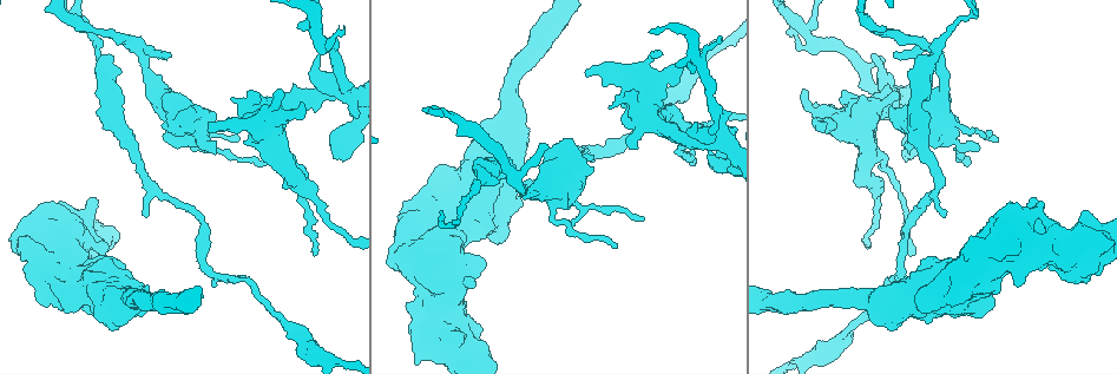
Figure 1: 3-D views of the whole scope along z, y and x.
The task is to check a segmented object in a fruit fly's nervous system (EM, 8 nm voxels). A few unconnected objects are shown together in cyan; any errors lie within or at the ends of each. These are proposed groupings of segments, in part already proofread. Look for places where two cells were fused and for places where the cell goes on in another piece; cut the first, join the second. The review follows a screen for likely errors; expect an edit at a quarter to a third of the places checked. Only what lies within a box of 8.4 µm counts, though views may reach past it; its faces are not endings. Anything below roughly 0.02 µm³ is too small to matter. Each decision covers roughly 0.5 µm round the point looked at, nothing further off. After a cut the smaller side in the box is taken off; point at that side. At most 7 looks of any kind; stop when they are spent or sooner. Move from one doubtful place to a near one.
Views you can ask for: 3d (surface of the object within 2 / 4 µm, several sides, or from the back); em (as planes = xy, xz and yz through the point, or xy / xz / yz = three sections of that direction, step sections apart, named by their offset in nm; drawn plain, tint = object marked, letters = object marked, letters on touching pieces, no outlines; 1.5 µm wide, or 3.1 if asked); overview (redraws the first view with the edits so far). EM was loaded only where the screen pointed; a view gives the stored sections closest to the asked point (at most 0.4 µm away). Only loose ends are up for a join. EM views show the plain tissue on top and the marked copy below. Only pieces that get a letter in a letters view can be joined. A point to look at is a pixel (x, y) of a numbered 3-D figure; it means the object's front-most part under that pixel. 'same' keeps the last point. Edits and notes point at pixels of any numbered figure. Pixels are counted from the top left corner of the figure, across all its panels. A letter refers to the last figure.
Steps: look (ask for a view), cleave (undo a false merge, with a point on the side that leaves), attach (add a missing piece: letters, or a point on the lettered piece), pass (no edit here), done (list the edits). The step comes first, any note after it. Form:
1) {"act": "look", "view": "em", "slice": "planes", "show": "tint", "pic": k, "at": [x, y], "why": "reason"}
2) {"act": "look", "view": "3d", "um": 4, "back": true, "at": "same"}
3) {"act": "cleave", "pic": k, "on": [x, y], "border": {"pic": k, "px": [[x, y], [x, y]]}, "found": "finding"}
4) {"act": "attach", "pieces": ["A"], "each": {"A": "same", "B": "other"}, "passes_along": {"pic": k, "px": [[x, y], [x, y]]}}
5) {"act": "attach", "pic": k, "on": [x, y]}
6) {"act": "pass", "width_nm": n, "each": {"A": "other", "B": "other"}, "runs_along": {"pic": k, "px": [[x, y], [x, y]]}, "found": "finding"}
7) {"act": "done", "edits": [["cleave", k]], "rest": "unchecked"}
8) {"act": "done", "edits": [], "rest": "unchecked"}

{"act": "look", "view": "em", "slice": "planes", "show": "letters", "pic": 1, "at": [171, 56], "why": "tapers out"}

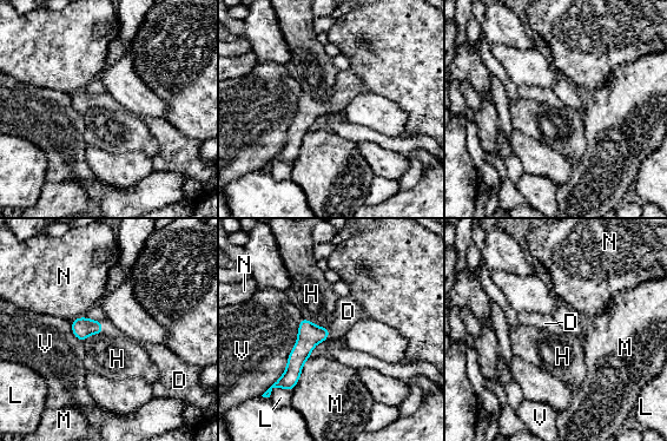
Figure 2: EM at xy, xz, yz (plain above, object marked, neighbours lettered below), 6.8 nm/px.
{"act": "attach", "pieces": ["D"], "width_nm": 140, "each": {"D": "same", "H": "other", "L": "other", "M": "other", "N": "other", "V": "other"}, "found": "the cell continues"}

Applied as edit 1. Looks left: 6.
{"act": "look", "view": "em", "slice": "xz", "step": 4, "show": "tint", "pic": 1, "at": [717, 134], "why": "arms part here"}

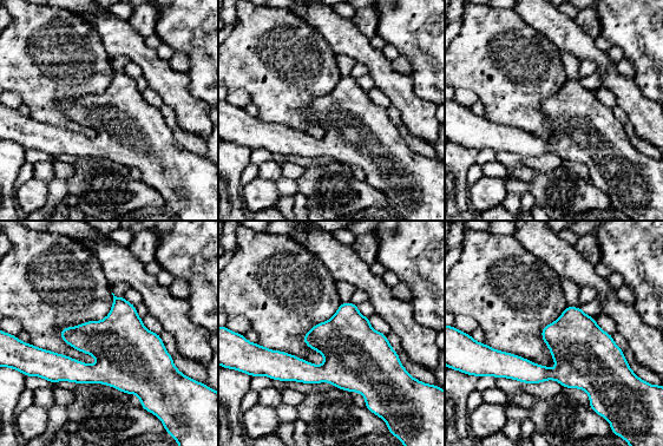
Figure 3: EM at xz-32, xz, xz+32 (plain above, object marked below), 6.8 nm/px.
{"act": "look", "view": "em", "slice": "planes", "show": "letters", "at": "same"}

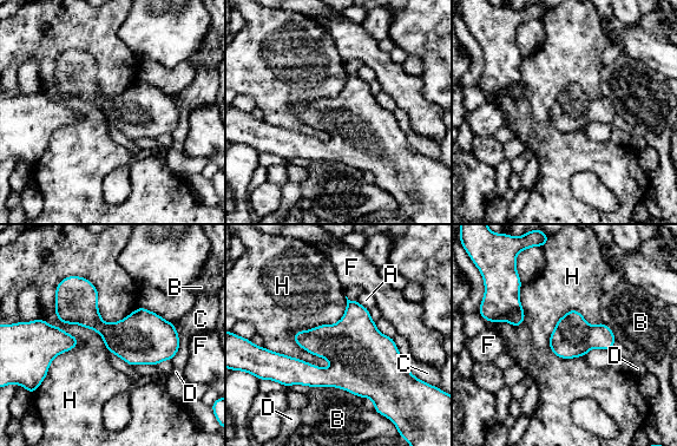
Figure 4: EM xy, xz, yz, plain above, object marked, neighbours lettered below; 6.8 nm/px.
{"act": "pass", "each": {"A": "other", "B": "other", "C": "other", "D": "other", "F": "other", "H": "other"}, "border": {"pic": 4, "px": [[346, 296], [263, 347]]}, "found": "all the same cell"}

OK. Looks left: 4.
{"act": "look", "view": "3d", "um": 2, "back": true, "pic": 1, "at": [582, 149], "why": "sharp bend"}

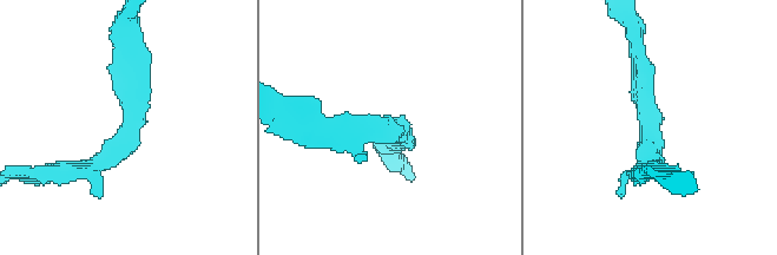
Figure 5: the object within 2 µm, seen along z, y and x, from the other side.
{"act": "look", "view": "em", "slice": "xz", "step": 4, "show": "tint", "pic": 5, "at": [132, 135], "arm_widths_nm": [160, 170]}

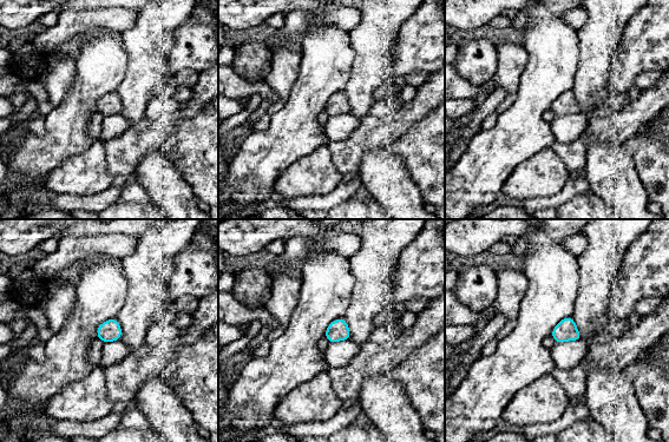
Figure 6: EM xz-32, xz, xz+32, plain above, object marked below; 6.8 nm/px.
{"act": "look", "view": "em", "slice": "planes", "show": "letters", "at": "same"}

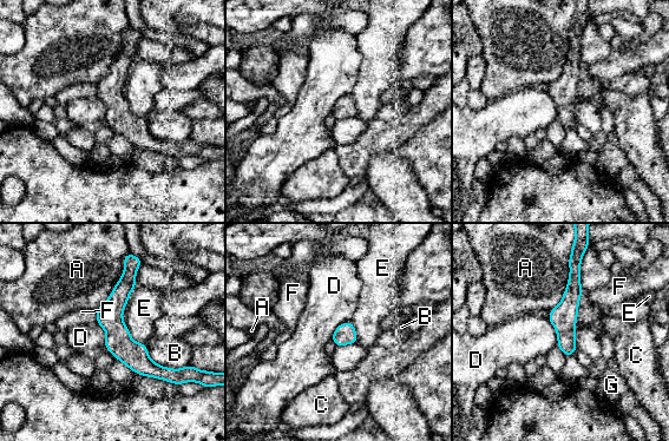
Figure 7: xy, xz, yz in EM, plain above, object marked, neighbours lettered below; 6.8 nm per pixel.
{"act": "pass", "width_nm": 140, "longest_contact_nm": ["A", 420], "each": {"A": "other", "B": "other", "C": "other", "D": "other", "E": "other", "F": "other", "G": "other"}, "found": "continuous, no second cell"}

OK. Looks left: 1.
{"act": "done", "edits": [["attach", 2]], "rest": "unchecked"}

